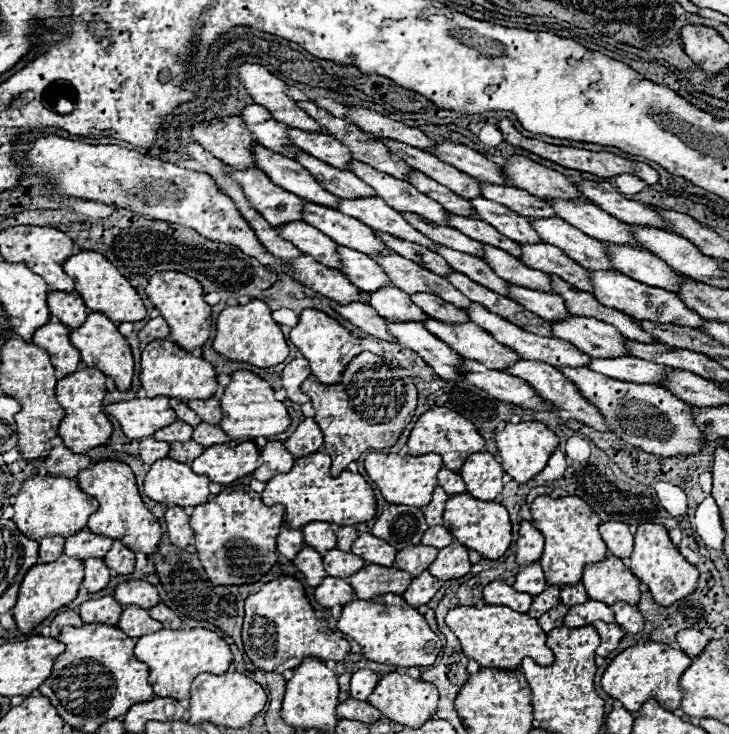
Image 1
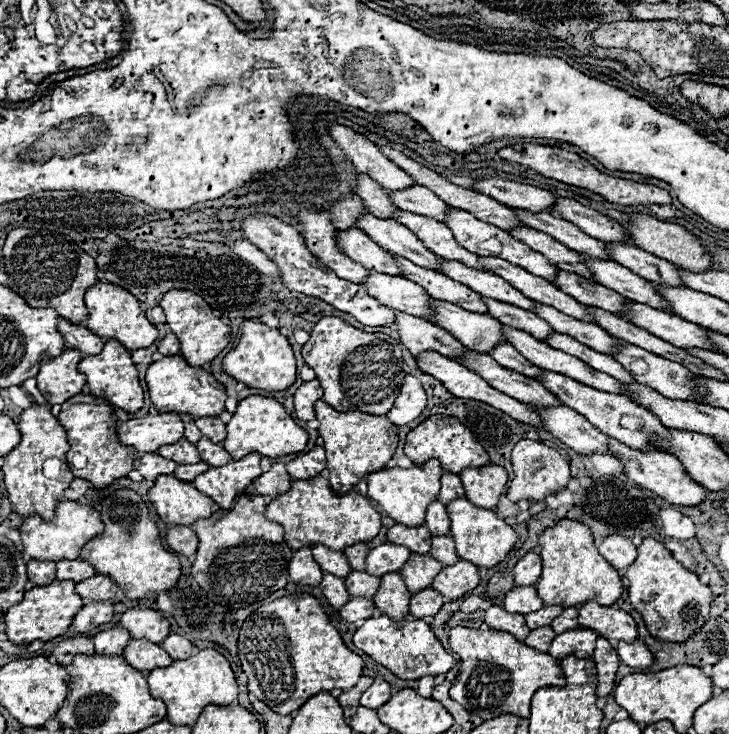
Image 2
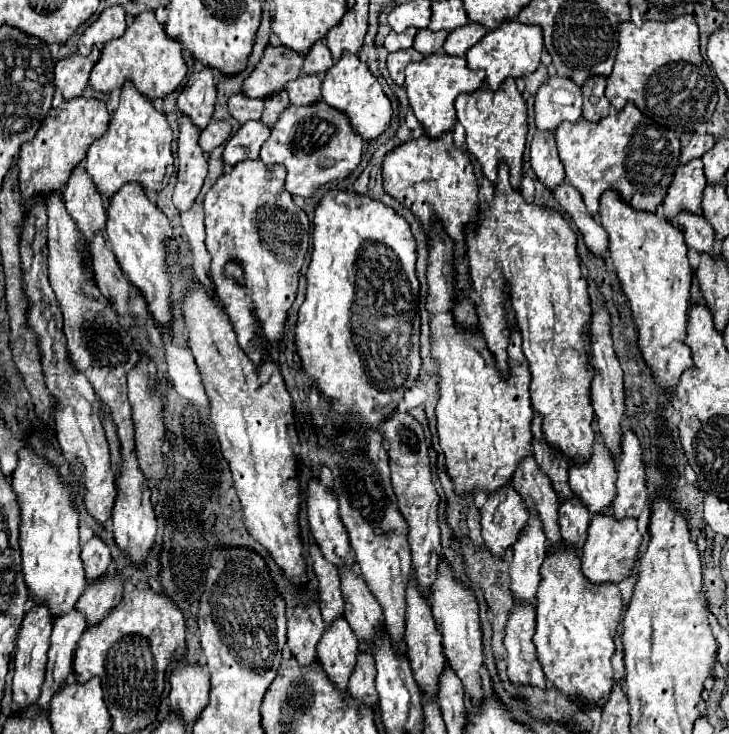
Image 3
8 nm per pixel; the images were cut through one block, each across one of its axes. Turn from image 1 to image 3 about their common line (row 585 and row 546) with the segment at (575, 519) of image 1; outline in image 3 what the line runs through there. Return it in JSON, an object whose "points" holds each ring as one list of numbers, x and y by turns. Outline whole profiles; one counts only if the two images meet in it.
{"points":[[562,544,548,550,540,576,534,646,546,680,564,694,580,694,590,706,604,706,614,682,610,658,622,610,620,590,614,582,590,582,580,570,580,556,566,552]]}

